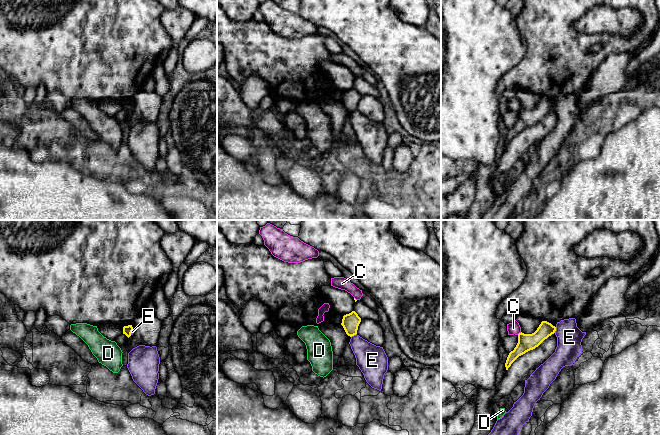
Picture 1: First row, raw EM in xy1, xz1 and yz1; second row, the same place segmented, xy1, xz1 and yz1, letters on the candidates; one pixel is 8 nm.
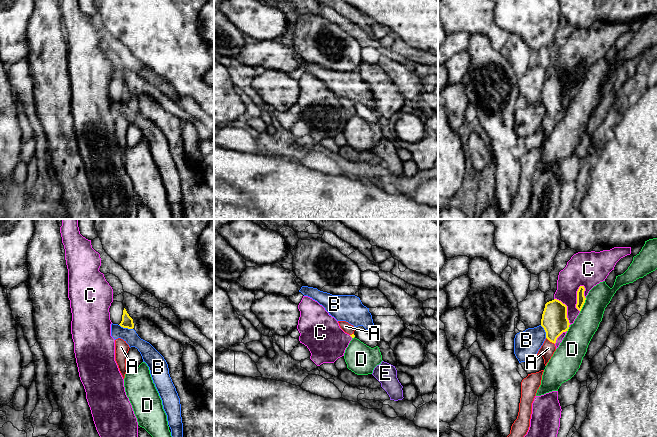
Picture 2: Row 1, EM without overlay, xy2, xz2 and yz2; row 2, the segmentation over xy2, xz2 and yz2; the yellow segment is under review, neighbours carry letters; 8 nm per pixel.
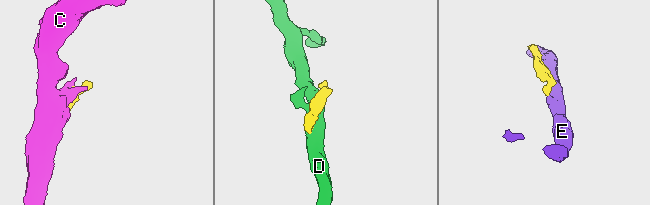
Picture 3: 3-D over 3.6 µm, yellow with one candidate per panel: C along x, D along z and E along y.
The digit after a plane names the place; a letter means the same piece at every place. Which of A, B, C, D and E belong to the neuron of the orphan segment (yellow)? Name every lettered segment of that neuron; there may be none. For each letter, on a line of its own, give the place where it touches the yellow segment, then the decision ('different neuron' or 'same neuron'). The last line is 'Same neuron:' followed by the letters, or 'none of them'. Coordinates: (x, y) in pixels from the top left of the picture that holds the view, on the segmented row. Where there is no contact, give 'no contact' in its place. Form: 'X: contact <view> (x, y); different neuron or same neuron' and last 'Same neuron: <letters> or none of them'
A: contact yz2 (550, 341); same neuron
B: contact xy2 (126, 327); different neuron
C: contact yz2 (577, 297); different neuron
D: contact yz2 (583, 304); different neuron
E: contact xz1 (353, 335); different neuron
Same neuron: A

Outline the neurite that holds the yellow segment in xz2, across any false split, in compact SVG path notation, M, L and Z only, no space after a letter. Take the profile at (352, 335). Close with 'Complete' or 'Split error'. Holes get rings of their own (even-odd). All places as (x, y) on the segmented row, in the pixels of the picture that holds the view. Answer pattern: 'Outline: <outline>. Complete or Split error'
Outline: M338 321L340 328L347 334L349 334L352 338L355 337L354 331L355 327L351 324L349 324L346 321Z. Split error

